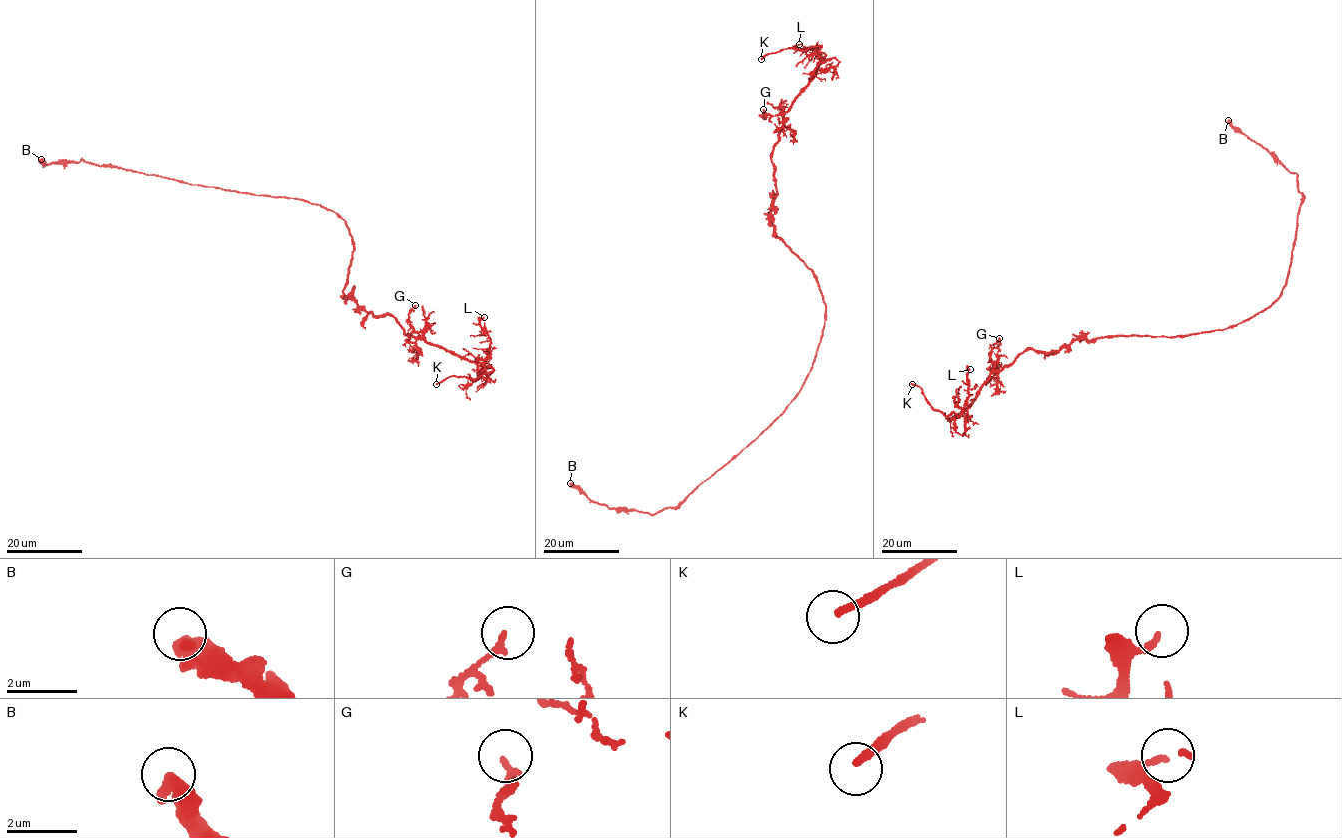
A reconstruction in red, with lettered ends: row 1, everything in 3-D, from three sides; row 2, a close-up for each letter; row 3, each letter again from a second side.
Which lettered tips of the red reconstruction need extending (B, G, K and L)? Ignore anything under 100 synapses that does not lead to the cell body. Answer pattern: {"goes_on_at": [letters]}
{"goes_on_at": ["K"]}

